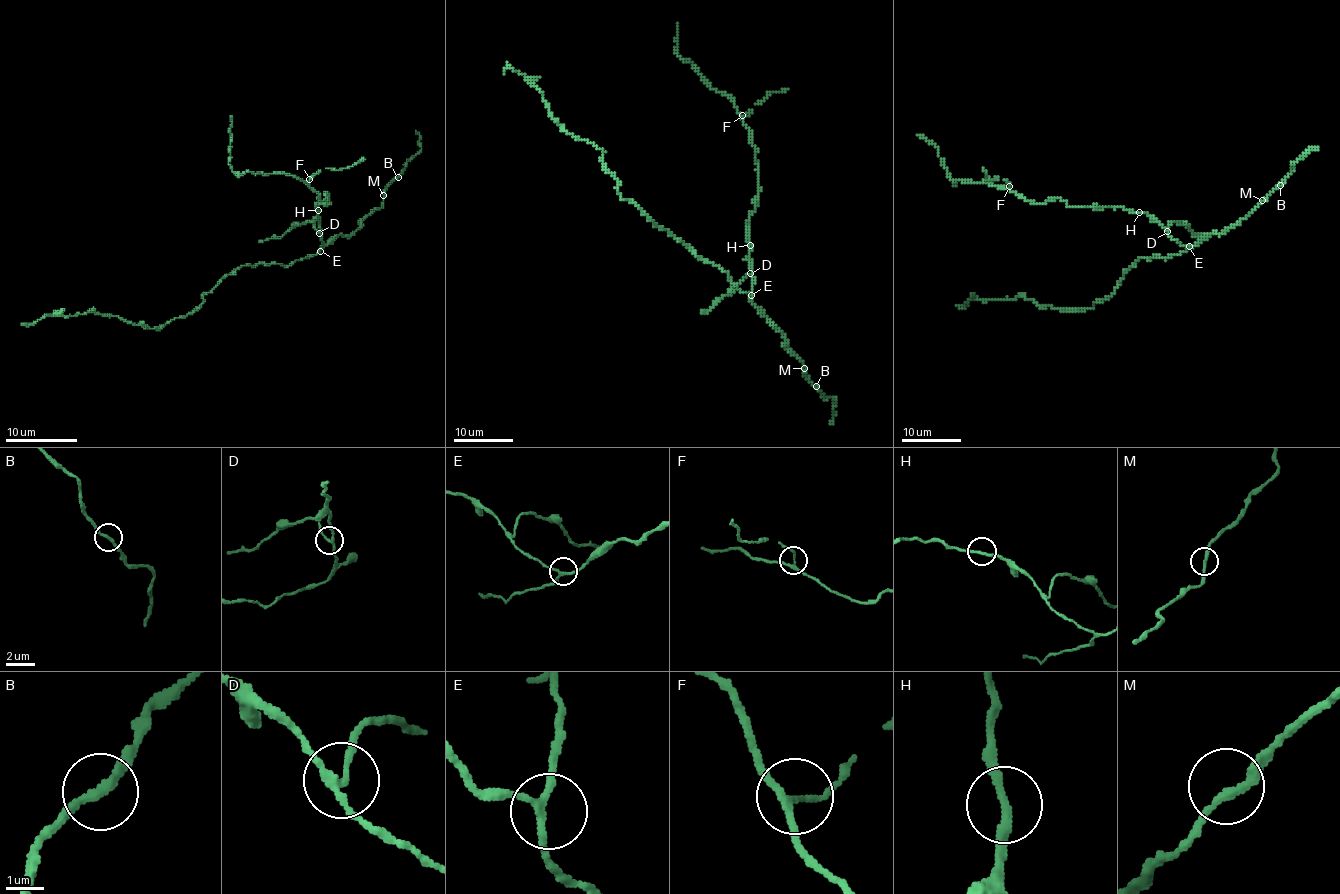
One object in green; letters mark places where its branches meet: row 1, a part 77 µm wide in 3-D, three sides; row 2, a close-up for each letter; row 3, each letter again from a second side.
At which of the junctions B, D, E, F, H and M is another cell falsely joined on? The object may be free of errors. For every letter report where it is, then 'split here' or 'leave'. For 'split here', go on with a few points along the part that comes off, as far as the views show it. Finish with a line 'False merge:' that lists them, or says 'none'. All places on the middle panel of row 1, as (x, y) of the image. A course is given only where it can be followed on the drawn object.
B: place (816, 386); leave
D: place (750, 273); split here; course (750, 274), (701, 314)
E: place (751, 295); leave
F: place (742, 115); leave
H: place (750, 245); leave
M: place (804, 368); leave
False merge: D

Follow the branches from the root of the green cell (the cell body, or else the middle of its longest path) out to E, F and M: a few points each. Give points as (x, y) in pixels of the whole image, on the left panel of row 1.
E: (306, 256), (320, 251)
F: (306, 256), (315, 255), (322, 246), (317, 204), (329, 204), (327, 193), (322, 201), (309, 186), (309, 179)
M: (306, 256), (315, 255), (338, 235), (351, 235), (362, 220), (381, 206), (383, 195)

